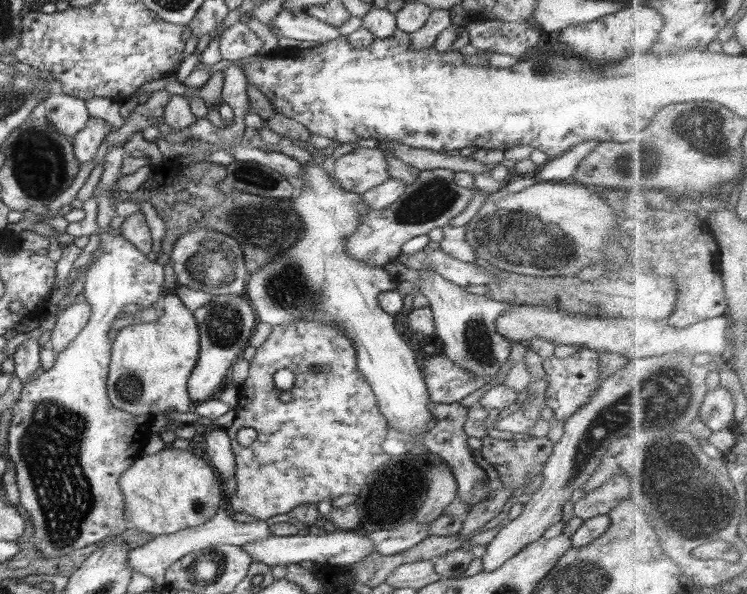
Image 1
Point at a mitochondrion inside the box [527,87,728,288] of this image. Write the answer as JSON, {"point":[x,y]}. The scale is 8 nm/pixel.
{"point":[643,160]}

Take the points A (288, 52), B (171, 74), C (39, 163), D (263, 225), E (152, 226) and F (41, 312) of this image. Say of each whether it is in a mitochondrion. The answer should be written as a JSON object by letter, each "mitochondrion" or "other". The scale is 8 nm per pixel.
{"A":"other","B":"other","C":"mitochondrion","D":"mitochondrion","E":"other","F":"other"}

